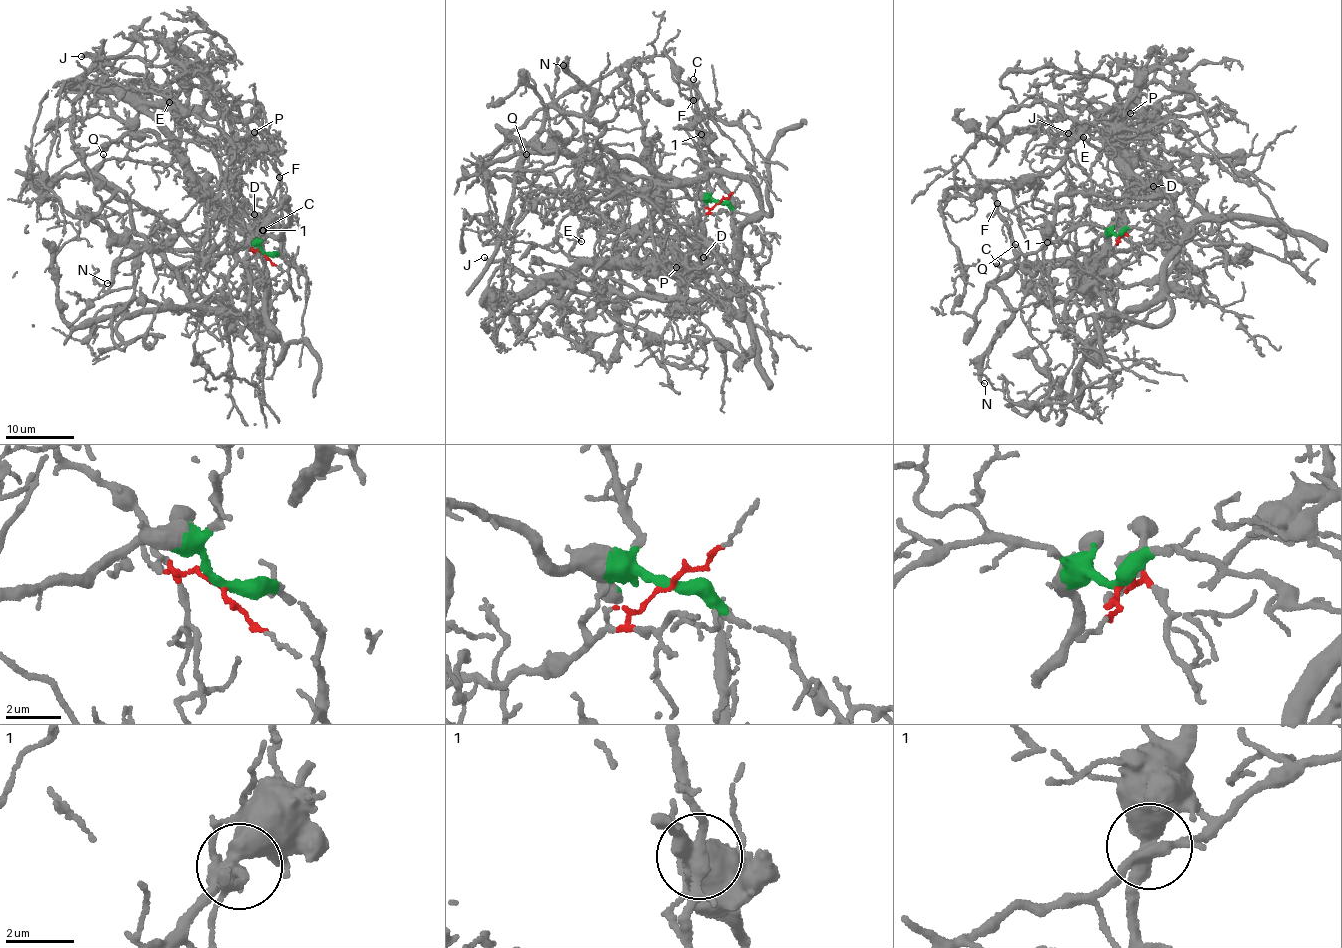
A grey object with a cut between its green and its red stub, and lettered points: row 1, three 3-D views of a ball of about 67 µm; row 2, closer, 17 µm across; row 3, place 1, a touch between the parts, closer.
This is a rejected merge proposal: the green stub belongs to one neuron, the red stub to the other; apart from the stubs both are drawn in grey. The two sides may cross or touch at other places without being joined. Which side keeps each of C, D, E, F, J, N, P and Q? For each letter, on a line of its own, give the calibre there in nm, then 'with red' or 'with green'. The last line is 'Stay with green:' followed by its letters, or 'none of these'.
C: 110 nm | with green
D: 190 nm | with red
E: 130 nm | with red
F: 220 nm | with green
J: 240 nm | with red
N: 150 nm | with green
P: 120 nm | with red
Q: 110 nm | with green
Stay with green: C, F, N, Q

